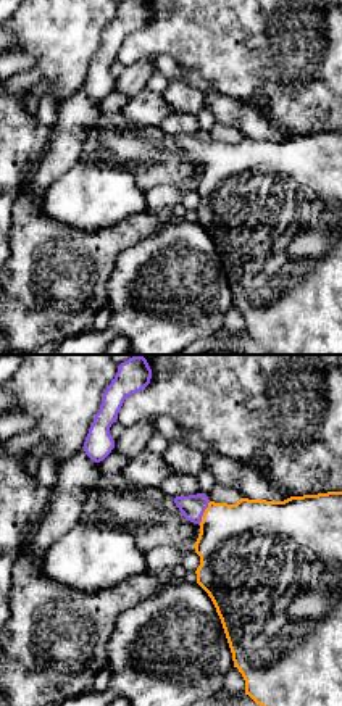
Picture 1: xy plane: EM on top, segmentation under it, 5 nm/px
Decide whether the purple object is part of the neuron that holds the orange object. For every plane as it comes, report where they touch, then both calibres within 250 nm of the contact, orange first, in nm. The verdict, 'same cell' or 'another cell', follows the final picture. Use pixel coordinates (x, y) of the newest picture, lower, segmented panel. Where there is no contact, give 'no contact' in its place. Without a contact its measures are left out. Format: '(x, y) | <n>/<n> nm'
(204, 513) | 420/120 nm

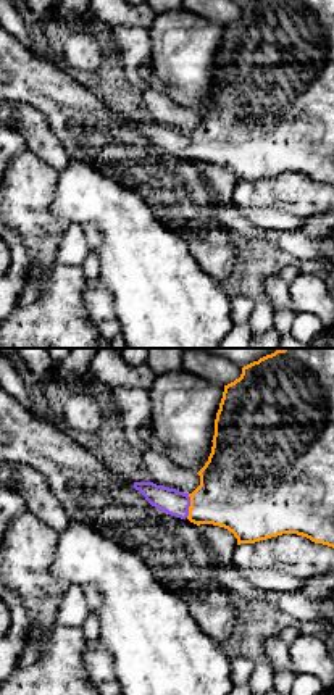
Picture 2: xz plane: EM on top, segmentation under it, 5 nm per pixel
(191, 505) | 380/130 nm

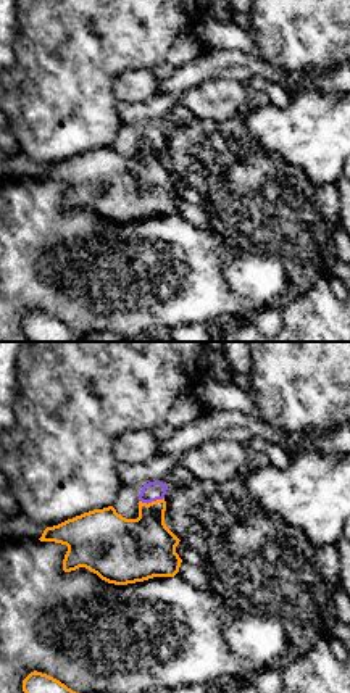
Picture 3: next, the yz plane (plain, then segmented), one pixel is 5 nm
(152, 502) | 300/100 nm

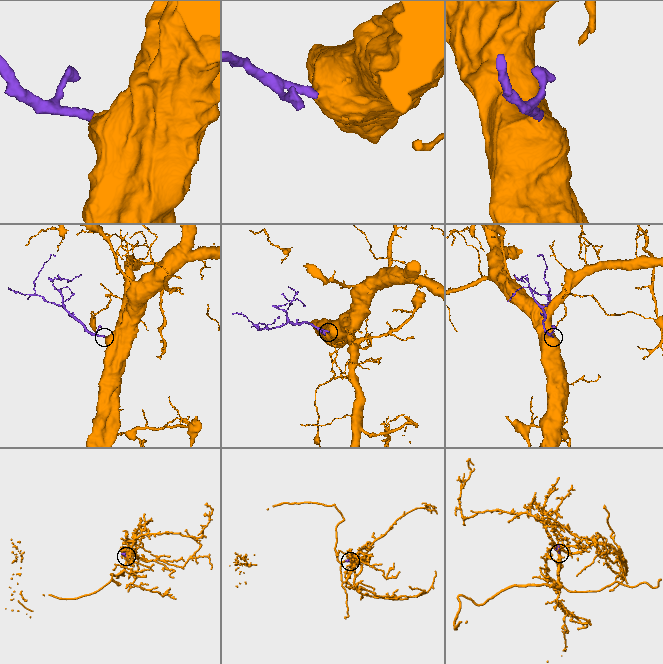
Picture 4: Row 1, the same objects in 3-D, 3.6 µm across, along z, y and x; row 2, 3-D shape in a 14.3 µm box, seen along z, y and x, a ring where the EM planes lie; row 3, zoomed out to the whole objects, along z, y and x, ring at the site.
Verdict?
same cell

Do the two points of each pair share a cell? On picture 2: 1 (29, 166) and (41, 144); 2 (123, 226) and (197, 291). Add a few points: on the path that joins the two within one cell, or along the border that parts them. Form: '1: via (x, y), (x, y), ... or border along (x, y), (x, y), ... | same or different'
1: border along (28, 150), (58, 171) | different
2: via (141, 244), (179, 282) | same

